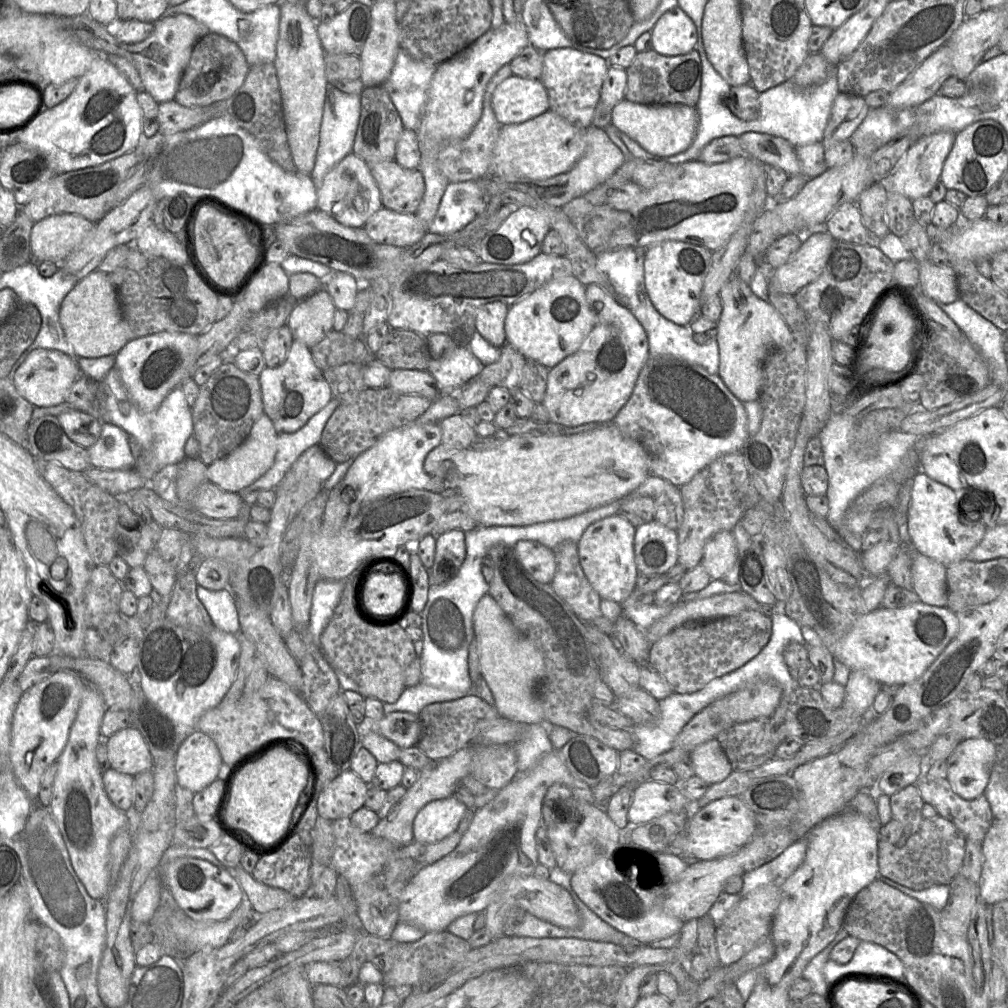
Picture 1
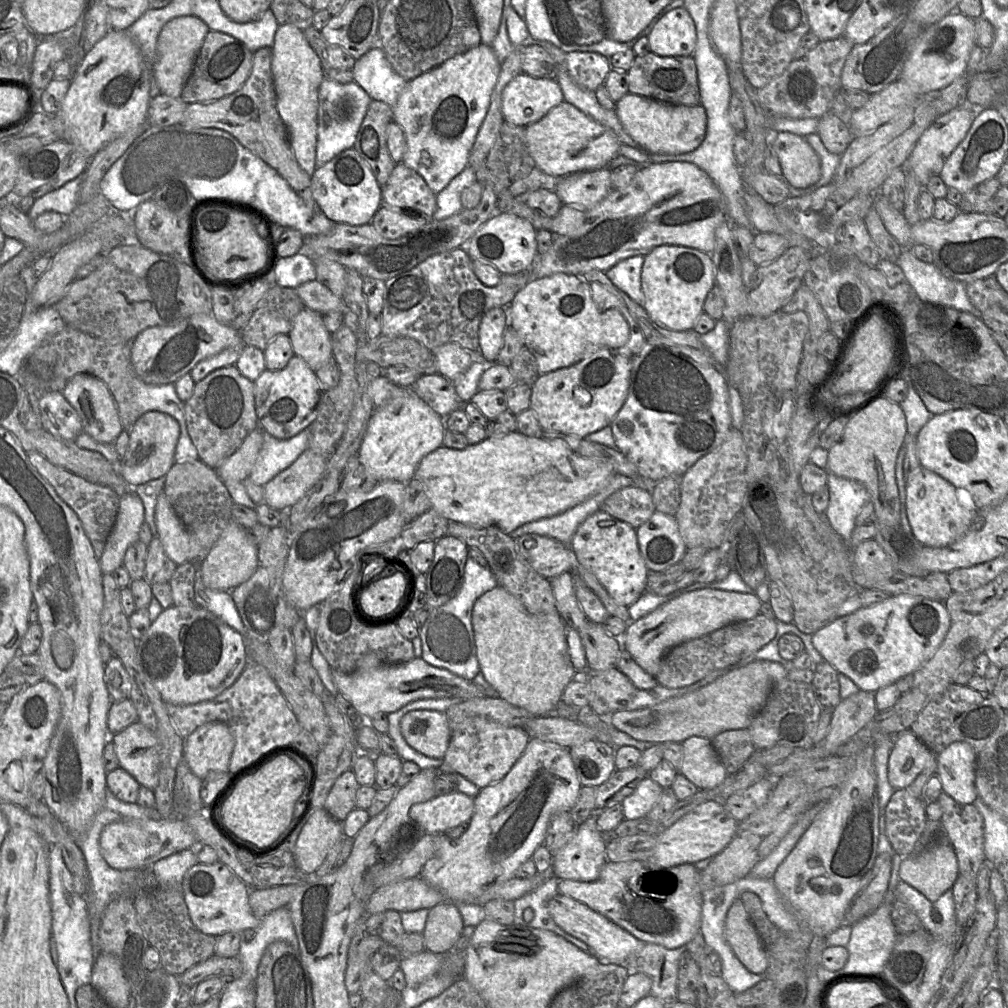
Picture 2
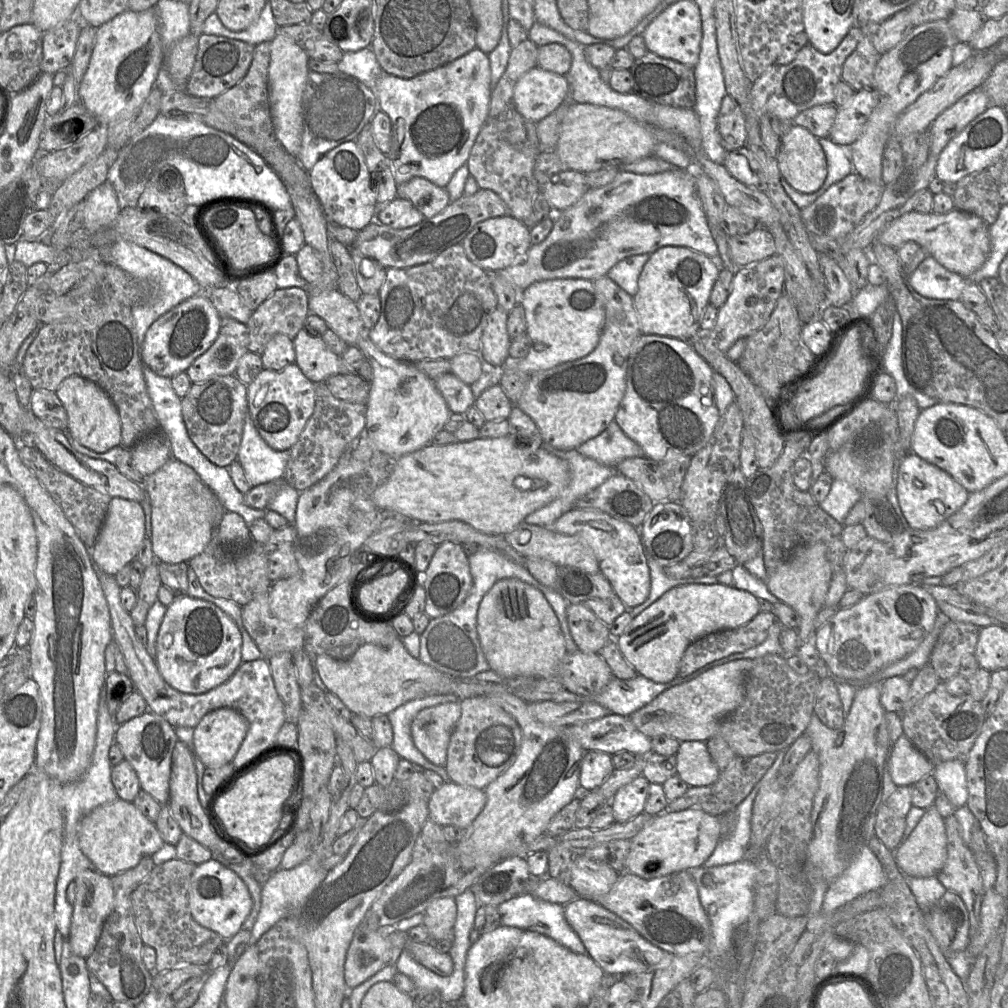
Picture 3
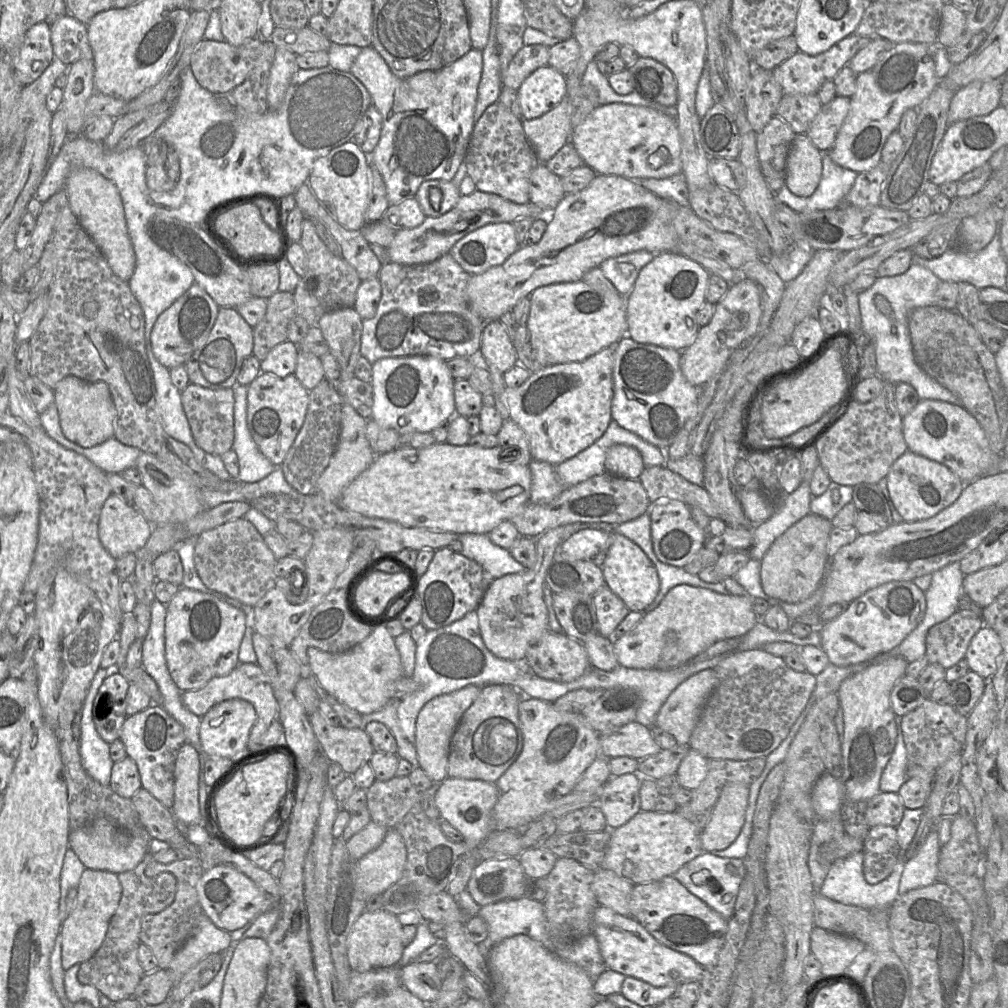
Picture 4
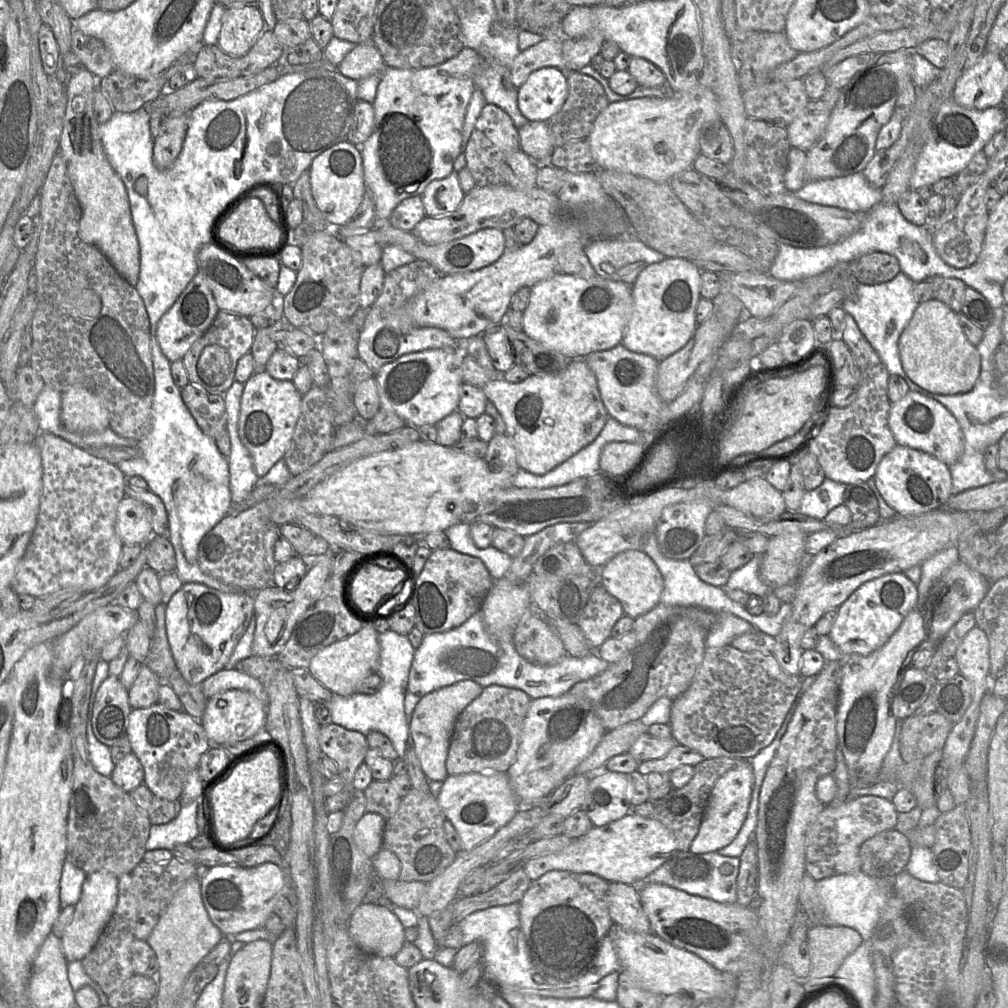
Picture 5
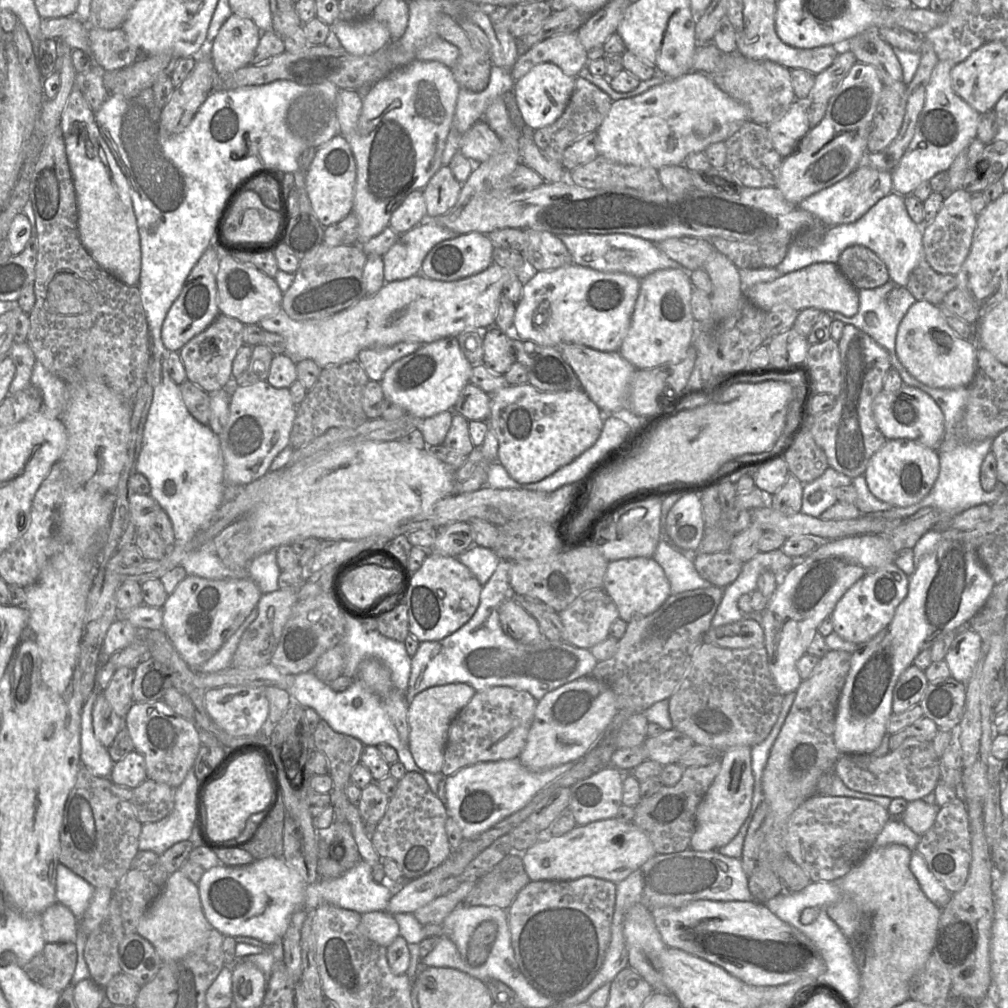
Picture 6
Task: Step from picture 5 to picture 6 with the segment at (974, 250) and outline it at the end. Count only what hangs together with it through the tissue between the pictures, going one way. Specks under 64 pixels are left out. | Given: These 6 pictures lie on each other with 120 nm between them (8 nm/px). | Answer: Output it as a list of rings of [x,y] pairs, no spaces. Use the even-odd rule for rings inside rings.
[[[959,189],[945,195],[934,219],[922,227],[925,262],[939,273],[956,275],[970,250],[976,218],[970,205],[970,193]]]

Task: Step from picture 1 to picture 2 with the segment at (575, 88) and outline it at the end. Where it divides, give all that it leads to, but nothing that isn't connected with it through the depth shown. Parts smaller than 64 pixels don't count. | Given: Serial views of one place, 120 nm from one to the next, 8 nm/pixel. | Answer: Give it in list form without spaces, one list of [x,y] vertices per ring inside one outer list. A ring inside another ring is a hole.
[[[594,52],[566,53],[566,65],[574,82],[593,92],[605,83],[606,77],[612,69],[608,57]]]

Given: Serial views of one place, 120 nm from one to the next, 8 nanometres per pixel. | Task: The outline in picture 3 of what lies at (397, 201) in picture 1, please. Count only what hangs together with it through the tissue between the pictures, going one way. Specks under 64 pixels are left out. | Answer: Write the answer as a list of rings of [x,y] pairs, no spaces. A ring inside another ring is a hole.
[[[414,177],[397,186],[397,197],[409,200],[425,219],[443,212],[451,203],[446,188],[422,177]]]

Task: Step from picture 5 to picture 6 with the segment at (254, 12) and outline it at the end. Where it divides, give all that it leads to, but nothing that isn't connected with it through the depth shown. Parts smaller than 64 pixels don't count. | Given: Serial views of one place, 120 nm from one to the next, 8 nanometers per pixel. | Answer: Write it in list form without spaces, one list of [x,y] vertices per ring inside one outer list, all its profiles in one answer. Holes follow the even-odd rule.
[[[232,14],[211,42],[211,61],[217,77],[248,66],[261,35],[252,20]]]

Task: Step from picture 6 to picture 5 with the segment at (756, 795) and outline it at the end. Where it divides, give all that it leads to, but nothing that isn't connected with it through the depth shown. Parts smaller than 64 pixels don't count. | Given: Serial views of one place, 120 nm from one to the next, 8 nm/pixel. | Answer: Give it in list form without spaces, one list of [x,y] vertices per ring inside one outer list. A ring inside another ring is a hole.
[[[815,676],[804,678],[801,689],[798,692],[792,706],[790,707],[775,738],[767,747],[762,749],[758,754],[756,754],[752,759],[750,759],[750,764],[752,766],[753,775],[754,775],[754,787],[759,788],[759,795],[758,795],[759,797],[760,797],[760,790],[761,790],[761,786],[762,786],[766,771],[777,752],[780,741],[787,730],[788,724],[790,723],[791,718],[795,713],[795,710],[800,702],[801,697],[803,696],[805,691],[811,686],[814,679],[815,679]]]

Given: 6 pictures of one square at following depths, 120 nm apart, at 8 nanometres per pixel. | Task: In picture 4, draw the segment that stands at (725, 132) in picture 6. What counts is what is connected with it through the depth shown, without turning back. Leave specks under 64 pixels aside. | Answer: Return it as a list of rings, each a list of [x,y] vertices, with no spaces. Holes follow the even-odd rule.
[[[622,103],[600,105],[572,130],[570,142],[584,164],[600,175],[664,179],[682,173],[676,117],[652,108]]]

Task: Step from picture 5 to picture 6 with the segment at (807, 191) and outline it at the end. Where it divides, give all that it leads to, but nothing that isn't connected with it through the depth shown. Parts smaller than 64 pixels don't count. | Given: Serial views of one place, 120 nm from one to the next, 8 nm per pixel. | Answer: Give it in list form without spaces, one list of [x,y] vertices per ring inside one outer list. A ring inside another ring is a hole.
[[[860,164],[846,178],[805,198],[799,206],[831,227],[855,222],[891,192],[893,192],[891,172],[878,171],[867,164]]]

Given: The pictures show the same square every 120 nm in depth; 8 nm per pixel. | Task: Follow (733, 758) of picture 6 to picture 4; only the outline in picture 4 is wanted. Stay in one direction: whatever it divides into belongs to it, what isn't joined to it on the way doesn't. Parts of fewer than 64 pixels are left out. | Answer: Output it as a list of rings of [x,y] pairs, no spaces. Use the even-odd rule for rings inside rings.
[[[737,782],[724,785],[711,817],[700,833],[704,852],[724,850],[736,840],[745,821],[749,787]]]

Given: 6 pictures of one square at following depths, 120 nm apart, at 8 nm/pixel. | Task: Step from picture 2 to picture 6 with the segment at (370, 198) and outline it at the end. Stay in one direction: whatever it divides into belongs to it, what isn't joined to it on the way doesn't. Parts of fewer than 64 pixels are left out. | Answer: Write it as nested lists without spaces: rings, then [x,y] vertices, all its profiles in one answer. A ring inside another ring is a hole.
[[[342,134],[317,148],[306,175],[306,189],[313,211],[323,227],[334,225],[353,212],[357,164],[352,149]]]

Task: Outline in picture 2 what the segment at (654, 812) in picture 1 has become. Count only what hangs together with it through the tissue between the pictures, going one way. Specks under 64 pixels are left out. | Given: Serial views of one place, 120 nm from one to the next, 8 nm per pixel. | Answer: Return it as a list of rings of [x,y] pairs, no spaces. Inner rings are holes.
[[[649,777],[642,779],[635,791],[621,802],[624,819],[634,820],[647,816],[662,791],[663,788]]]

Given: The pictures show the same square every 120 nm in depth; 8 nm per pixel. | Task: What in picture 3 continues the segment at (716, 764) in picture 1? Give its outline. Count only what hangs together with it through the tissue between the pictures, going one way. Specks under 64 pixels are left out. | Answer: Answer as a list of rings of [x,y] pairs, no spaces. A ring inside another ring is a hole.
[[[684,741],[676,753],[677,775],[689,787],[711,786],[720,775],[707,745],[702,741]]]

